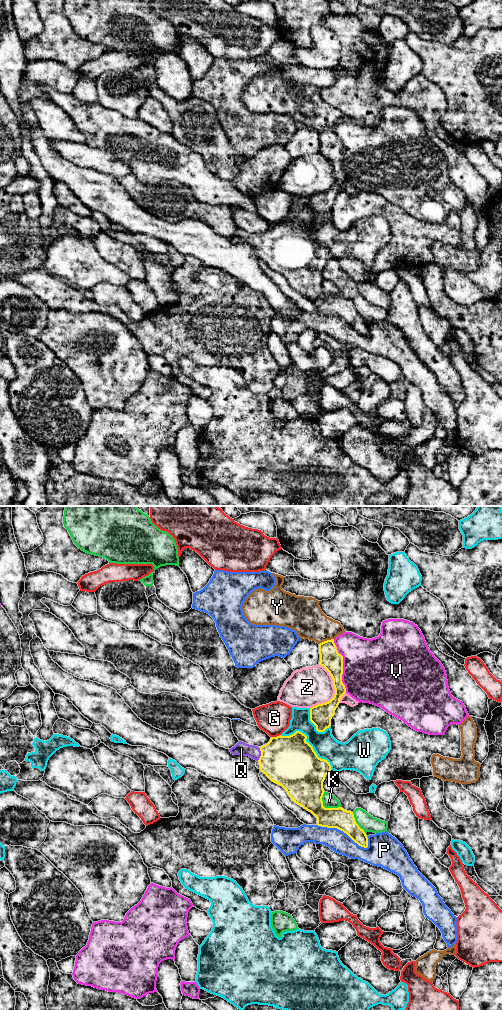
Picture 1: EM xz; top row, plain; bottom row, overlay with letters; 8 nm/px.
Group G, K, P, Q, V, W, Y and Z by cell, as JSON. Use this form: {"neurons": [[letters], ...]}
{"neurons": [["G"], ["K"], ["P"], ["Q"], ["V"], ["W"], ["Y"], ["Z"]]}

